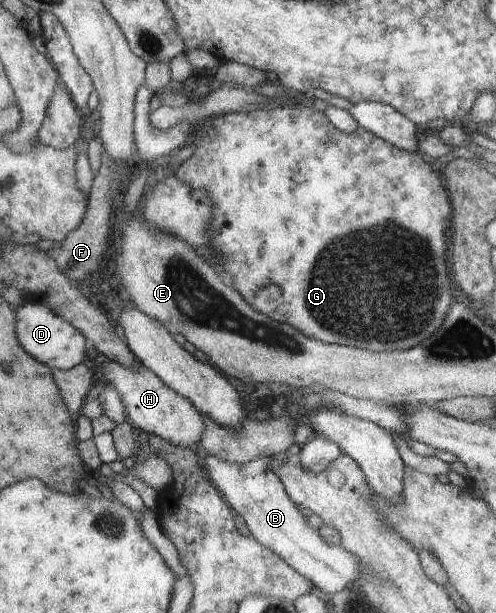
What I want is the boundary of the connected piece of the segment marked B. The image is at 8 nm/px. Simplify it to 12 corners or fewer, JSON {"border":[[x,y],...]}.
{"border":[[213,456],[209,479],[259,543],[330,596],[360,574],[270,466]]}

